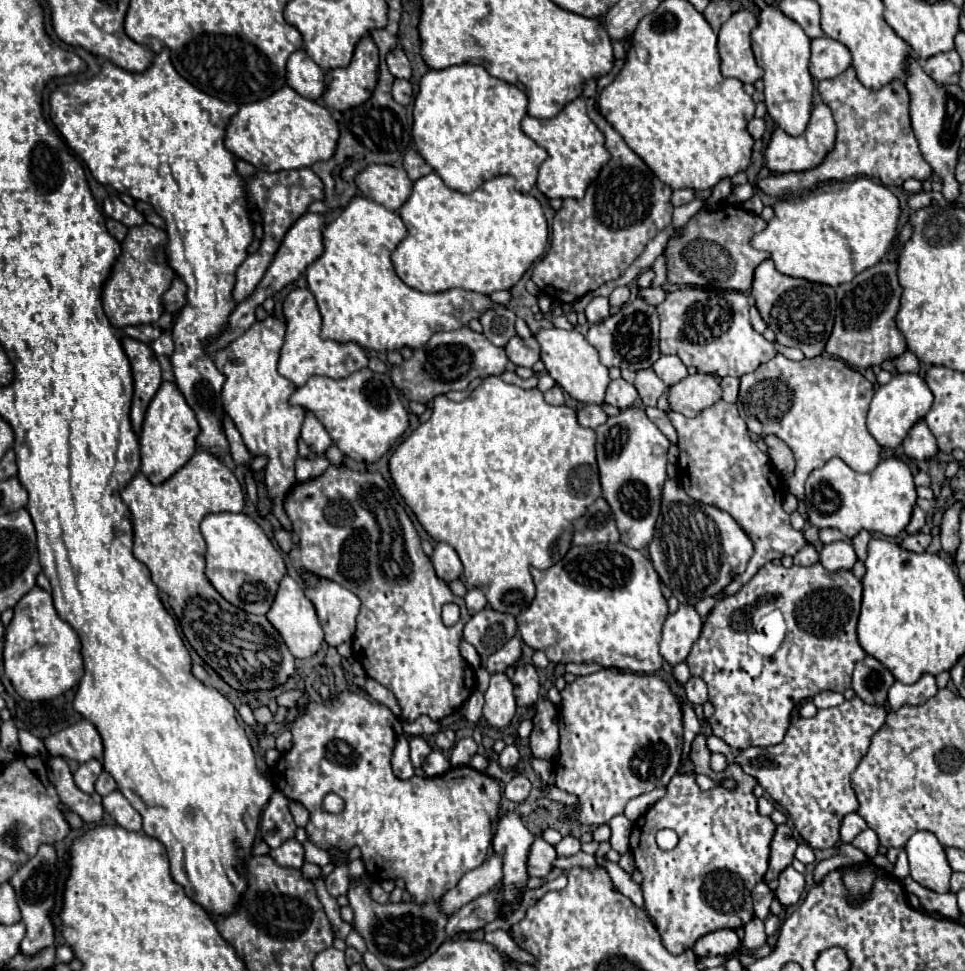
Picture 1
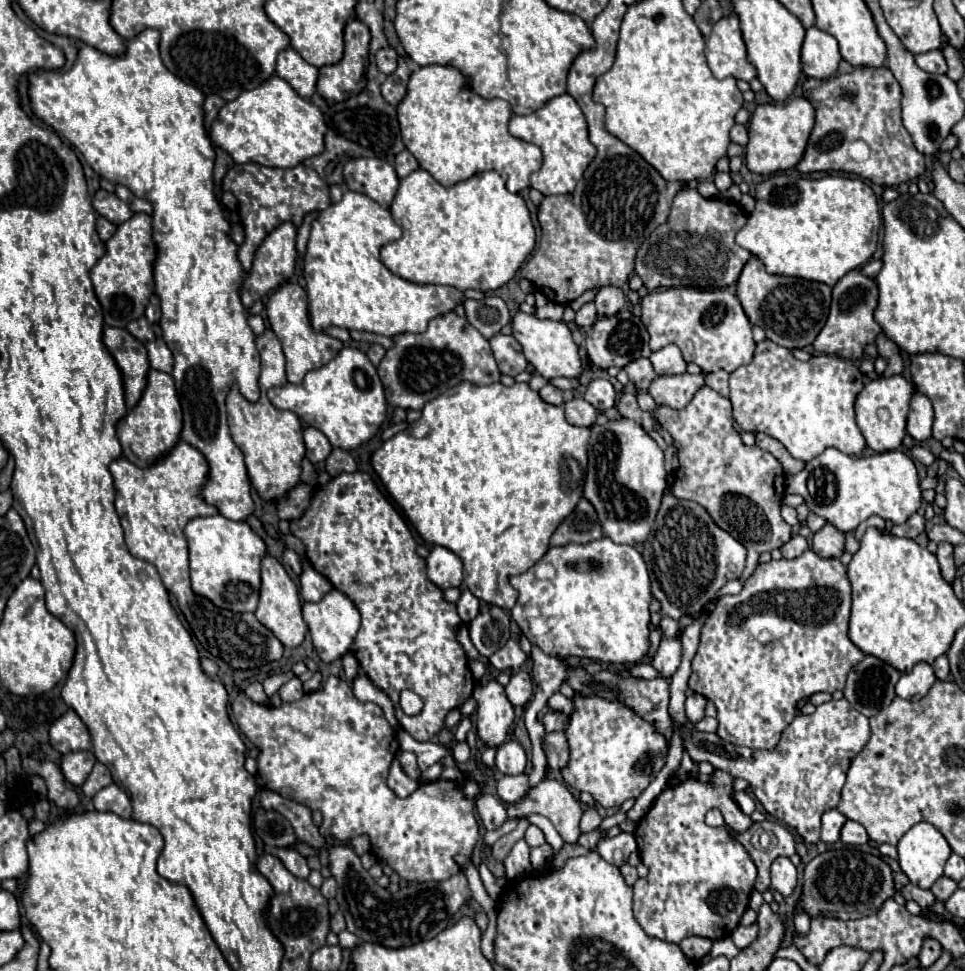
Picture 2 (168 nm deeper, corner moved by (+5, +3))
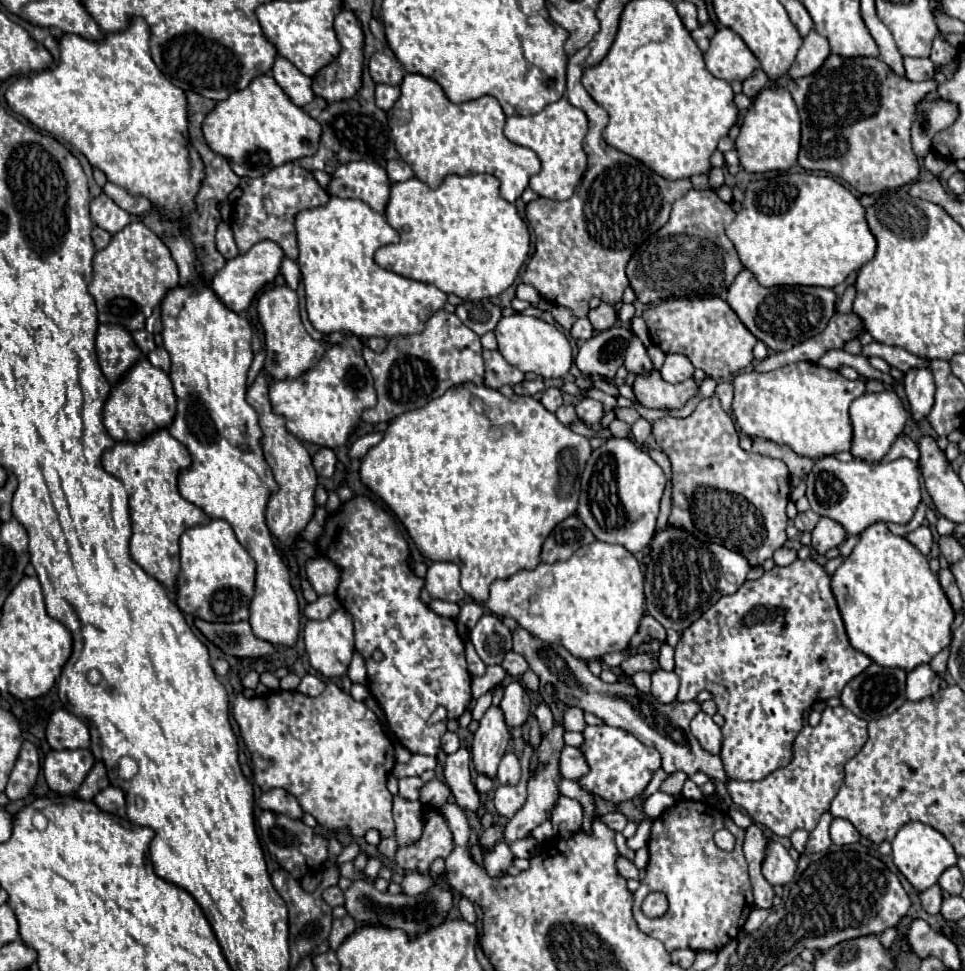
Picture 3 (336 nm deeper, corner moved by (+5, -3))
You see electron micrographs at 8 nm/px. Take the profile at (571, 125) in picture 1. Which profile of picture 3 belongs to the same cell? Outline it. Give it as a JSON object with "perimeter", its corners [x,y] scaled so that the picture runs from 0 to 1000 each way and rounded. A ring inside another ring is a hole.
{"perimeter":[[[581,101],[569,109],[565,109],[561,115],[552,119],[530,119],[523,128],[523,140],[538,150],[550,152],[563,173],[556,181],[550,181],[550,196],[554,196],[559,202],[571,204],[571,206],[588,206],[594,202],[596,192],[606,179],[608,173],[608,159],[604,157],[604,142],[608,138],[608,119],[604,113],[592,109],[588,101]]]}

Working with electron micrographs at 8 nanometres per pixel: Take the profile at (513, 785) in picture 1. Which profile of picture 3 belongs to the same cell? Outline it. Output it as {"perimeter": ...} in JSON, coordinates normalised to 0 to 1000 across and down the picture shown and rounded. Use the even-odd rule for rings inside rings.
{"perimeter":[[[548,765],[545,766],[539,787],[541,790],[541,799],[538,807],[534,809],[517,809],[513,814],[513,832],[519,840],[532,842],[534,836],[544,828],[546,822],[546,803],[548,803],[549,781],[552,770]]]}

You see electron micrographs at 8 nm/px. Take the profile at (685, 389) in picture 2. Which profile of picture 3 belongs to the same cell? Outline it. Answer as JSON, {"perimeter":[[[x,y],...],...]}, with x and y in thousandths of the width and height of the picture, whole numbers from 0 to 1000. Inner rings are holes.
{"perimeter":[[[677,381],[675,387],[660,387],[658,389],[656,404],[668,420],[704,422],[712,416],[714,410],[722,408],[724,398],[720,395],[718,389],[704,393],[704,395],[693,395],[683,387],[681,381]]]}

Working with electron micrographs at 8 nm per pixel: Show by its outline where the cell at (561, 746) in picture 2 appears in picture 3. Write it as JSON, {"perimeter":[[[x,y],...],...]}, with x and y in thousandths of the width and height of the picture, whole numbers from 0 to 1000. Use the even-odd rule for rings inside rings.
{"perimeter":[[[583,768],[581,772],[581,799],[590,801],[590,803],[598,803],[600,799],[608,797],[608,787],[604,777],[594,770],[594,768]]]}

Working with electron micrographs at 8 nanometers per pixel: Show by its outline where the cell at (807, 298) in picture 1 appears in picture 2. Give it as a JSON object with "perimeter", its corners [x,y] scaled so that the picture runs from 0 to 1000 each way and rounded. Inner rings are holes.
{"perimeter":[[[778,266],[764,288],[764,307],[780,336],[791,338],[799,352],[822,360],[840,356],[849,340],[855,336],[861,313],[861,297],[851,290],[801,284],[793,280],[789,268]]]}

